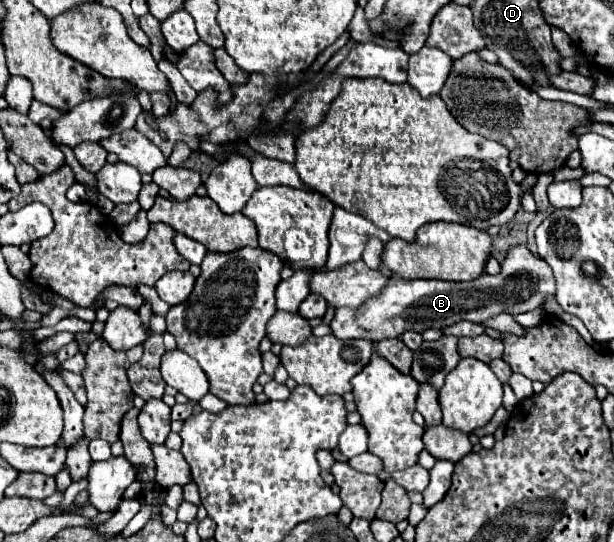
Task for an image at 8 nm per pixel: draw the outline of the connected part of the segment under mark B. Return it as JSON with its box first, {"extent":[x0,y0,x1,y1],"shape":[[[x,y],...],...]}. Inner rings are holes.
{"extent":[329,245,555,341],"shape":[[[519,245],[509,251],[507,259],[501,265],[499,275],[483,273],[481,277],[467,283],[435,281],[435,279],[405,281],[393,277],[387,289],[379,293],[379,297],[371,297],[371,301],[365,301],[359,309],[351,307],[335,309],[335,317],[329,325],[331,333],[343,341],[349,339],[381,341],[381,339],[401,337],[405,331],[423,333],[425,329],[445,329],[459,321],[483,323],[485,319],[495,317],[499,313],[517,315],[541,309],[549,295],[555,295],[555,279],[551,267],[543,259],[533,257],[527,245]]]}

